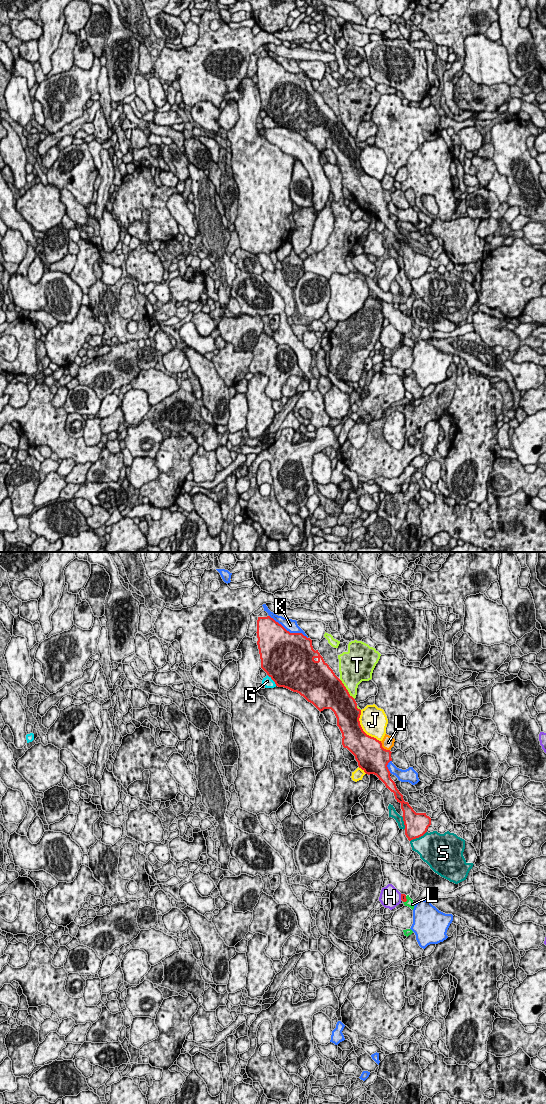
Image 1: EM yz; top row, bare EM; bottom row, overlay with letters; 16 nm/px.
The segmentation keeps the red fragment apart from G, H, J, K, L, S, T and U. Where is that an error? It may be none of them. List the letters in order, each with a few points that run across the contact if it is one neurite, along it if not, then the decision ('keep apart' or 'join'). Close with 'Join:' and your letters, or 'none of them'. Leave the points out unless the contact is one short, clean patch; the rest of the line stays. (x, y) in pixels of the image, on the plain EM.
G: keep apart
H: keep apart
J: keep apart
K: keep apart
L: line yz (403, 337), (406, 340), (409, 342); join
S: keep apart
T: keep apart
U: keep apart
Join: L

